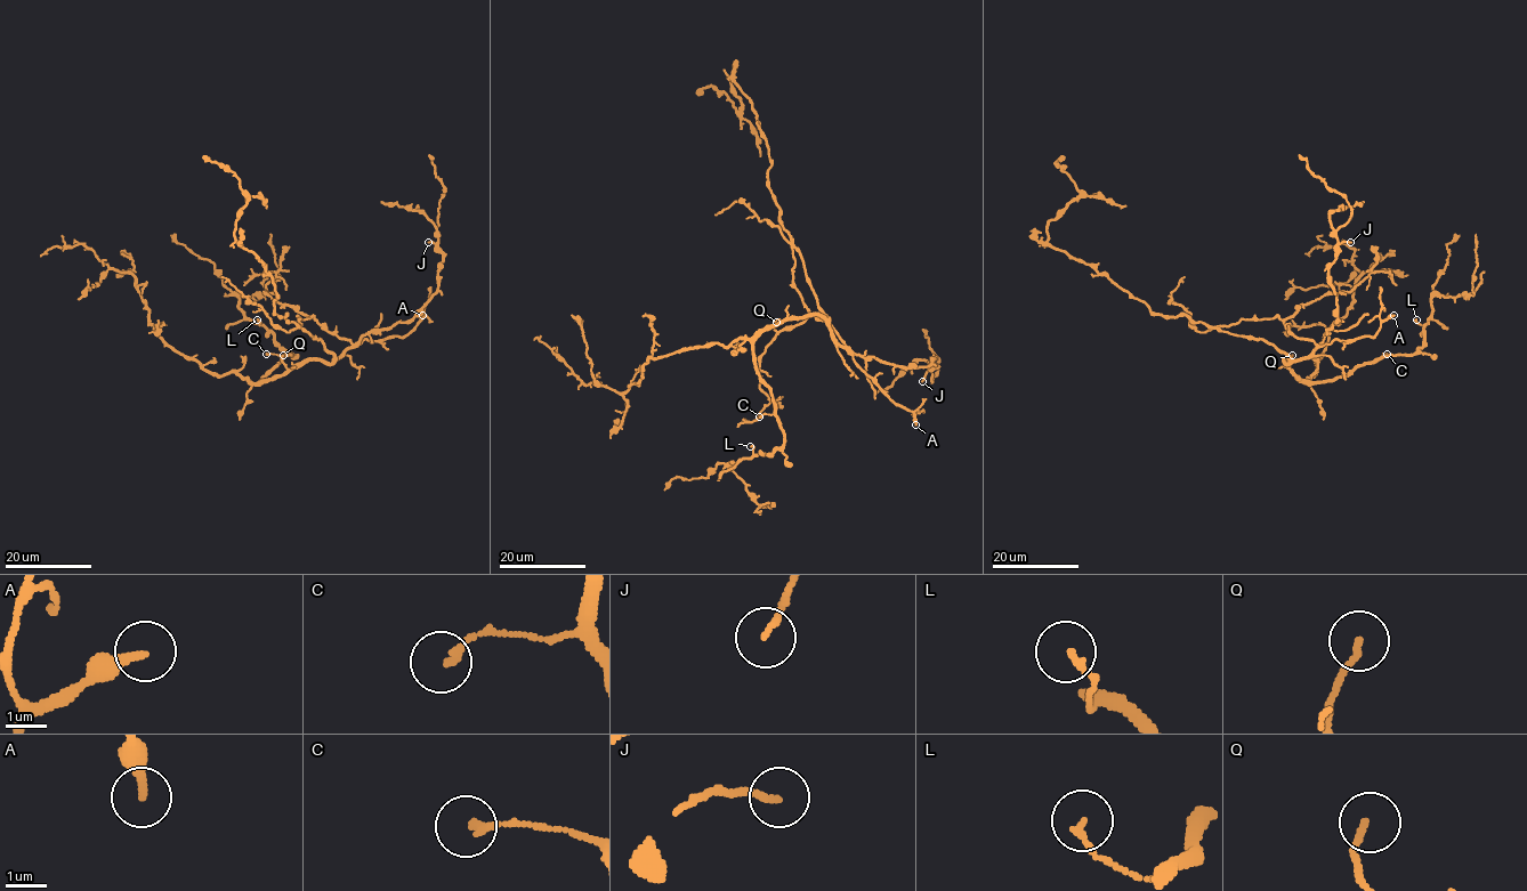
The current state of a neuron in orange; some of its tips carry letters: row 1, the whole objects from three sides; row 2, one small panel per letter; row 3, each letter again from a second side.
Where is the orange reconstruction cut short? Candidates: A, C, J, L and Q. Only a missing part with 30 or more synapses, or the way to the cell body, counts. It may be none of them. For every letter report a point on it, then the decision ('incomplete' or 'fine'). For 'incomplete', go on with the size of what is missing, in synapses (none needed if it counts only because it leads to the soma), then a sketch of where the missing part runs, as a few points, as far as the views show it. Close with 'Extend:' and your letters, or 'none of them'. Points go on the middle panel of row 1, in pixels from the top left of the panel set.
A: at (915, 424); incomplete; missing branch runs (915, 424), (910, 437), (916, 447), (913, 489), (922, 526), (922, 559)
C: at (759, 416); fine
J: at (922, 381); fine
L: at (750, 446); fine
Q: at (776, 322); fine
Extend: A

